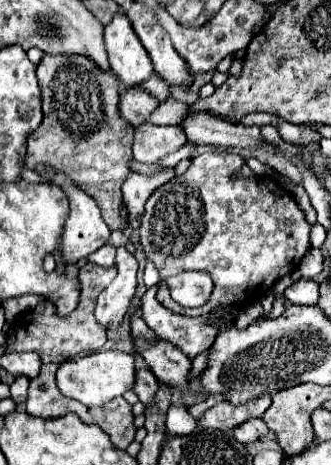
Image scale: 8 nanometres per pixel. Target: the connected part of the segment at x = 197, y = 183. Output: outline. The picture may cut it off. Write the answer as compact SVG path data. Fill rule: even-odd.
M214 151L192 157L188 171L158 187L158 191L154 191L146 203L146 213L140 223L140 241L146 257L150 257L160 271L160 277L172 277L182 271L208 271L214 281L210 301L204 303L200 309L180 307L170 297L170 289L166 285L160 285L158 301L174 313L198 317L198 313L210 313L224 305L236 307L256 301L282 275L288 275L296 267L294 249L310 249L310 225L306 223L304 213L296 205L294 197L274 179L236 175L242 163L244 159L230 151ZM222 258L228 258L230 273L222 273Z

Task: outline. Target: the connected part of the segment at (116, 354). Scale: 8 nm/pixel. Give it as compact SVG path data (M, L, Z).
M100 351L100 353L92 353L86 357L62 363L56 373L56 381L58 381L58 389L66 397L76 399L88 407L96 407L132 389L134 375L136 375L136 363L132 355L122 353L122 351Z

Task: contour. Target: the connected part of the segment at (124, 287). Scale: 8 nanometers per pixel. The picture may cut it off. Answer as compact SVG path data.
M118 247L116 255L118 275L116 279L100 293L96 303L96 319L106 329L118 329L122 317L128 313L130 301L136 291L136 271L138 263L134 255L130 255L124 247Z

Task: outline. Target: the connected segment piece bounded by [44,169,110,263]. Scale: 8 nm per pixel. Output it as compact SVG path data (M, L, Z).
M46 169L46 171L44 171L44 179L46 179L46 181L52 179L52 183L58 185L62 191L66 191L66 195L68 195L68 199L70 199L70 217L68 217L68 221L66 221L64 237L62 237L62 255L64 255L64 259L70 261L70 263L74 263L74 261L78 261L78 259L82 259L82 257L88 257L88 255L94 253L96 249L100 249L100 247L108 241L110 229L108 229L108 225L102 221L100 211L98 211L98 205L94 203L94 199L92 199L90 195L86 195L82 189L74 187L74 185L70 183L70 179L68 179L66 175L62 175L62 173L56 173L56 171L52 171L52 169Z

